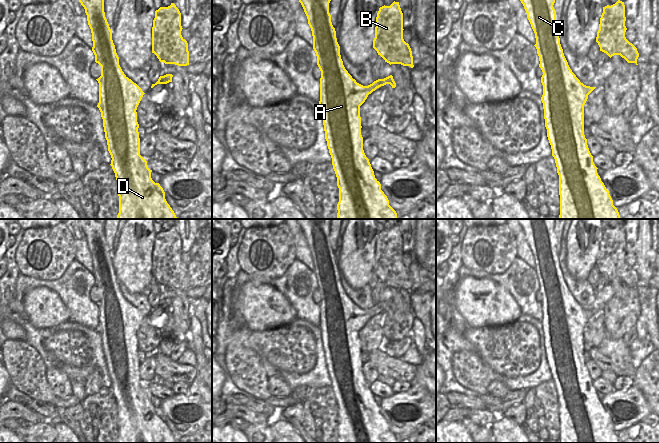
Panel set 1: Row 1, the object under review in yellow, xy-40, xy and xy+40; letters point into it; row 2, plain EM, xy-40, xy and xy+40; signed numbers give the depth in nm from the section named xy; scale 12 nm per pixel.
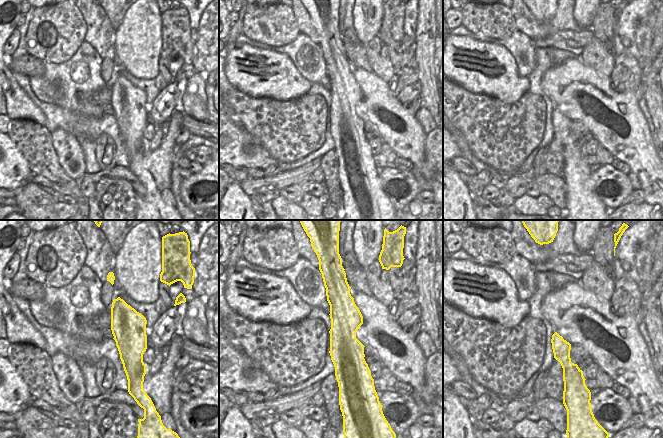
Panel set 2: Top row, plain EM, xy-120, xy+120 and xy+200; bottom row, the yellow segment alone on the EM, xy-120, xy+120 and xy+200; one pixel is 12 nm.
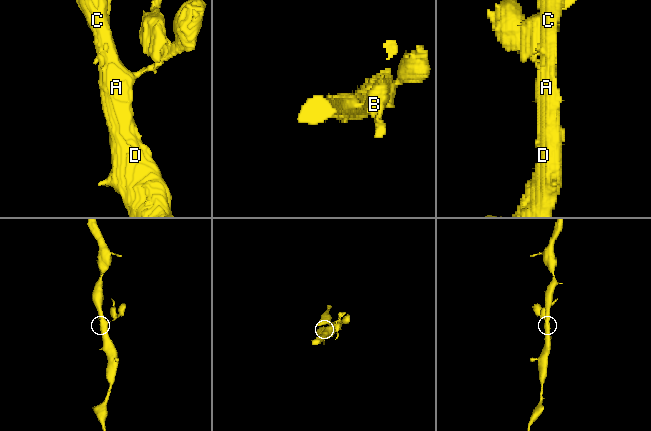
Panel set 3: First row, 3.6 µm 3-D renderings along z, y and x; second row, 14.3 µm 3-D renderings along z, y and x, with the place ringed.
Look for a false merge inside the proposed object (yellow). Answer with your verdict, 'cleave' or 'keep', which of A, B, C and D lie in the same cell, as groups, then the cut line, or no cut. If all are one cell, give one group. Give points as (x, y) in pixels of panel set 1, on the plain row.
keep | A B C D | no cut

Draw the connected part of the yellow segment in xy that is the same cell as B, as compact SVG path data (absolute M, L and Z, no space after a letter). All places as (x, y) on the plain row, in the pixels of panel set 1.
M399 226L379 232L373 272L385 286L414 291L412 275L403 263L403 237Z

